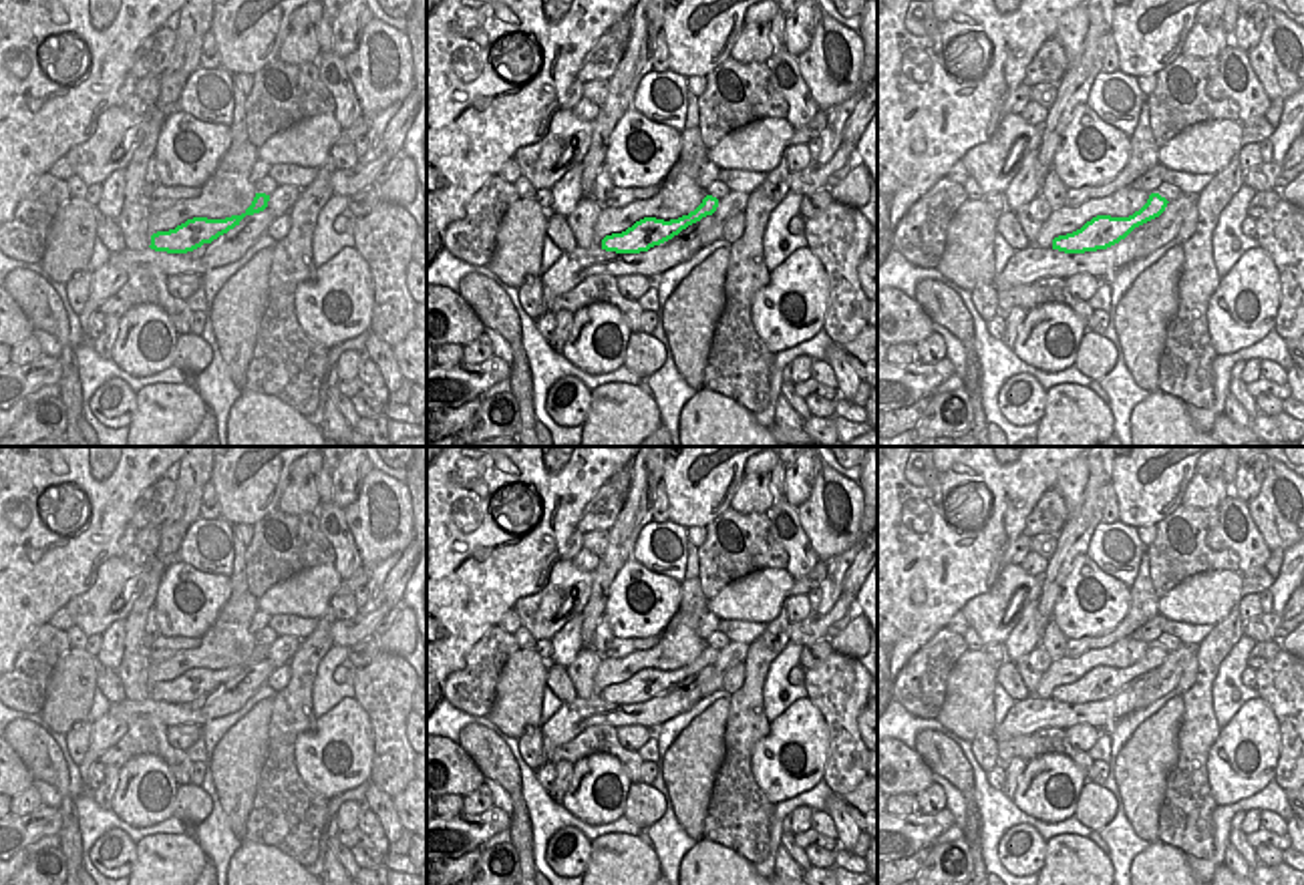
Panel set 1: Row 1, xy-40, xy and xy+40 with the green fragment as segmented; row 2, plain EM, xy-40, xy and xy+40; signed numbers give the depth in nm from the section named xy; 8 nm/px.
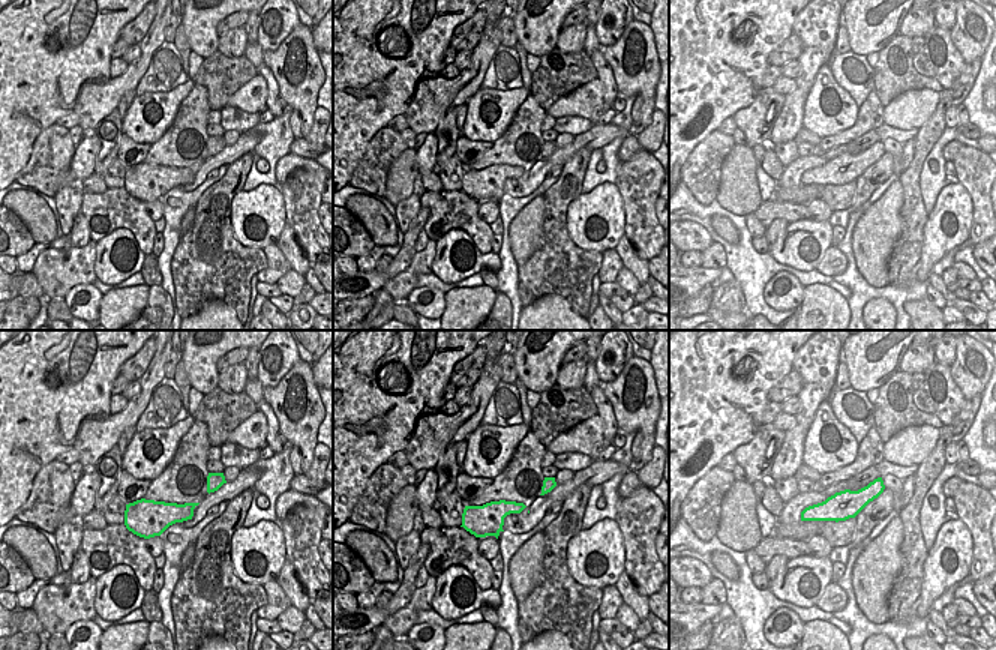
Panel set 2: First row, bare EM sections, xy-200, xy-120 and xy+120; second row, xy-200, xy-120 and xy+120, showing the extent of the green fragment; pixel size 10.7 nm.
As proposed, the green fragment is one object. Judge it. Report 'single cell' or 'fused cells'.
single cell

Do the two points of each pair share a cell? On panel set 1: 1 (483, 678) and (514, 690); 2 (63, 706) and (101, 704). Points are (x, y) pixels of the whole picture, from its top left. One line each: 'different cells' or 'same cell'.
1: different cells
2: different cells

